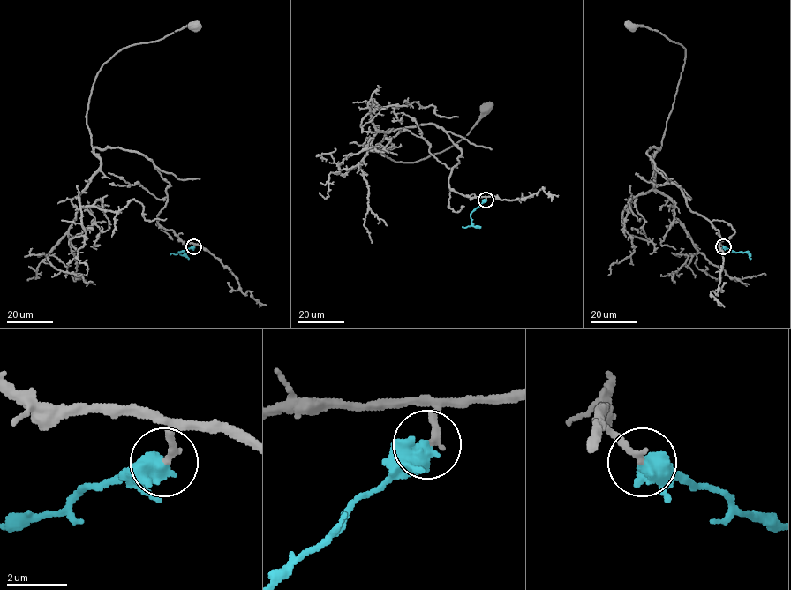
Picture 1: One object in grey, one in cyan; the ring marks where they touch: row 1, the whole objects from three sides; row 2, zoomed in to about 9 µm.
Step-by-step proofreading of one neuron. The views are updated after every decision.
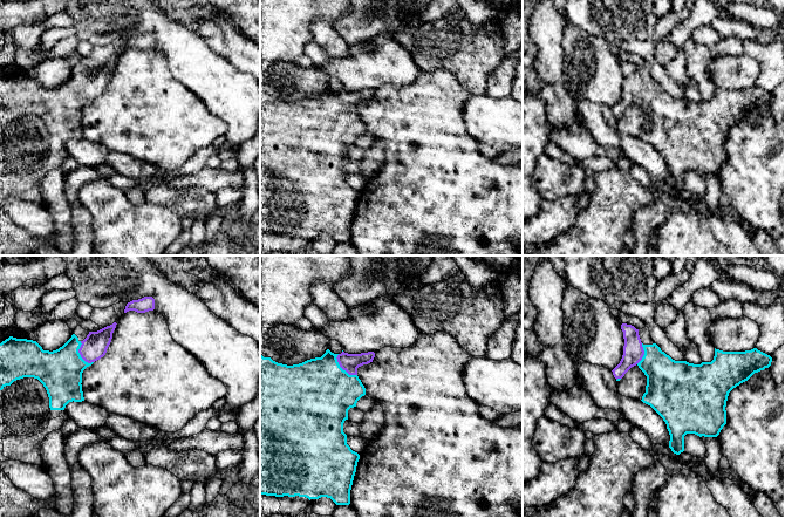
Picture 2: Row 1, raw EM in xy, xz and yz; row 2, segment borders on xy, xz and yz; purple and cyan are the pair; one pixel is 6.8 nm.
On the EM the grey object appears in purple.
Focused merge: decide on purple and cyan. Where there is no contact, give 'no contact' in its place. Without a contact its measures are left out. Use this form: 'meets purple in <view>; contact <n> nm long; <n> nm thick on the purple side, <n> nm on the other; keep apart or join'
meets purple in xz; contact 200 nm long; 130 nm thick on the purple side, 480 nm on the other; join

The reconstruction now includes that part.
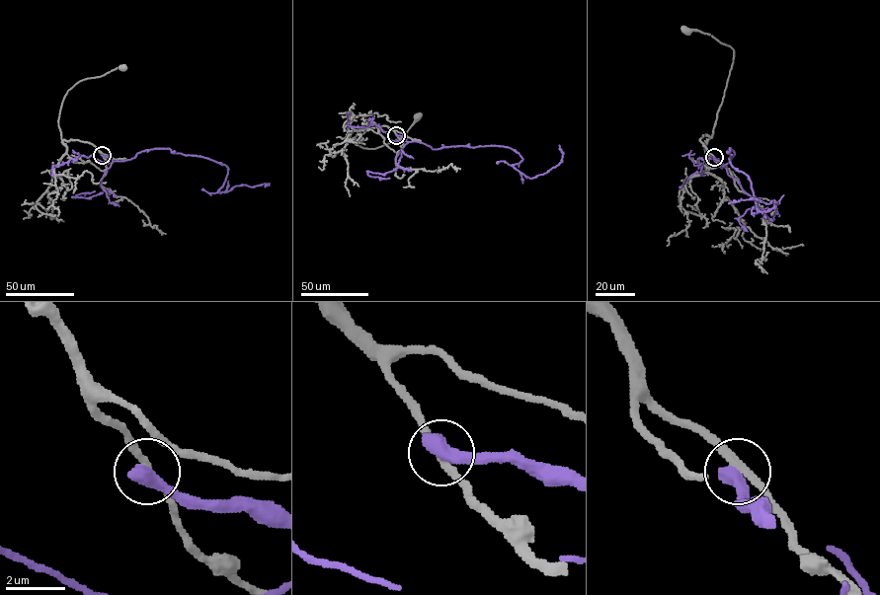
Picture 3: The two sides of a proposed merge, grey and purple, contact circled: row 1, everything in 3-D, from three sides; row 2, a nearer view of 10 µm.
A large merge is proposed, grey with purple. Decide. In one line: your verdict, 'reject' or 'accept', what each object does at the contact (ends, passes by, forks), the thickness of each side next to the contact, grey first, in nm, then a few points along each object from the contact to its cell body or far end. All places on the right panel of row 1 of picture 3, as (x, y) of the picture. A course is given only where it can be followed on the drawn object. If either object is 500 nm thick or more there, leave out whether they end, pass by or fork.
reject; 280 nm thick on the grey side, 550 nm on the other; grey runs (714, 157), (700, 140), (703, 135), (711, 137), (713, 133), (733, 63), (733, 49), (710, 35), (686, 30); purple runs (714, 157), (723, 166), (734, 152), (730, 147), (731, 164), (748, 177), (760, 211), (776, 202), (728, 202)

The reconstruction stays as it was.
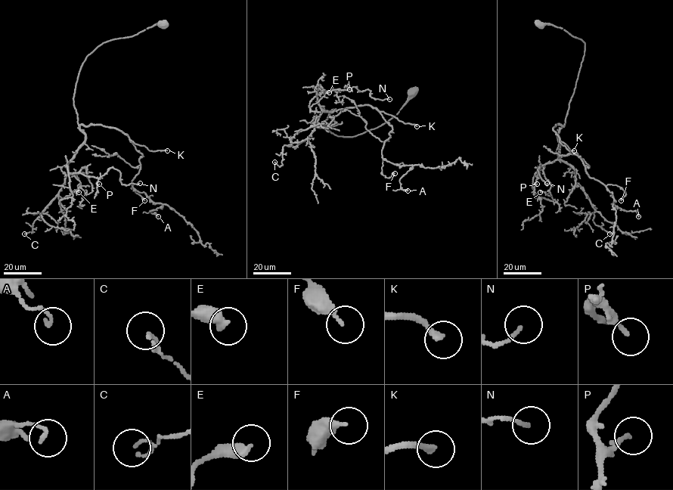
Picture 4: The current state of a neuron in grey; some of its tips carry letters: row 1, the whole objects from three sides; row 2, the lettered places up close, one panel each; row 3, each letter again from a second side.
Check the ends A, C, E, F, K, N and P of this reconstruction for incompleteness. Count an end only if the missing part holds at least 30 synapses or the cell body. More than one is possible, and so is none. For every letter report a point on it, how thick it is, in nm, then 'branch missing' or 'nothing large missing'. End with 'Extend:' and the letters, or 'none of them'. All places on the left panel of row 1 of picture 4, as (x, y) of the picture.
A: at (158, 216); 140 nm thick; nothing large missing
C: at (24, 234); 70 nm thick; nothing large missing
E: at (79, 192); 480 nm thick; nothing large missing
F: at (144, 200); 260 nm thick; nothing large missing
K: at (167, 150); 220 nm thick; branch missing
N: at (140, 183); 130 nm thick; nothing large missing
P: at (99, 184); 180 nm thick; nothing large missing
Extend: K

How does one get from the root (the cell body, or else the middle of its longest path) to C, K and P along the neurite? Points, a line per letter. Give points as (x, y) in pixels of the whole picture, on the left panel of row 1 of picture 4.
C: (162, 23), (103, 42), (86, 57), (73, 97), (85, 141), (67, 163), (61, 189), (24, 234)
K: (162, 23), (99, 45), (82, 64), (73, 103), (79, 125), (116, 128), (149, 150), (167, 150)
P: (162, 23), (103, 42), (82, 64), (73, 103), (85, 141), (67, 169), (69, 173), (97, 177), (99, 184)

